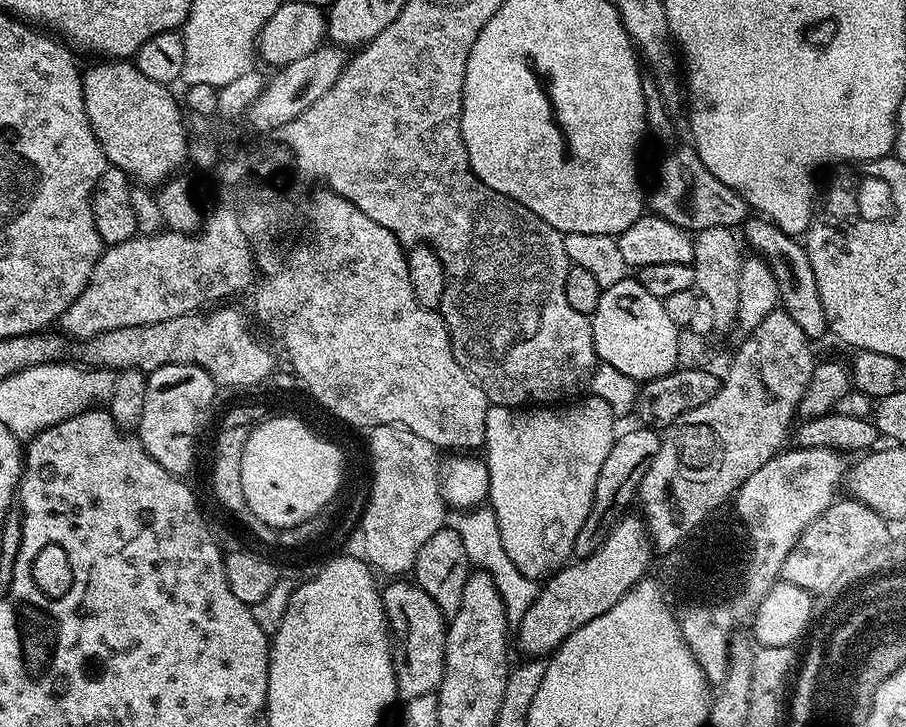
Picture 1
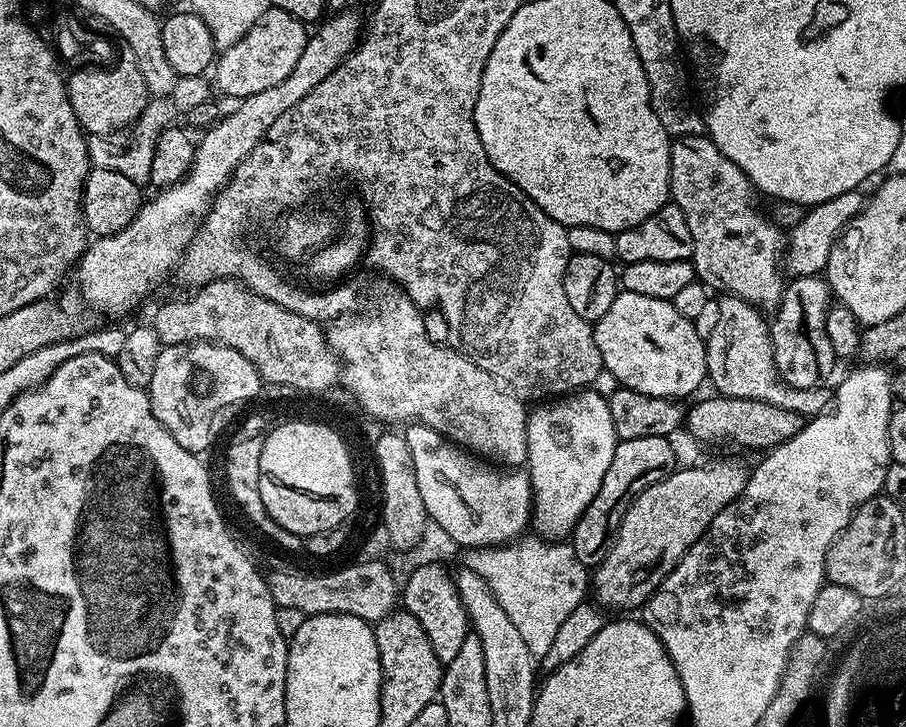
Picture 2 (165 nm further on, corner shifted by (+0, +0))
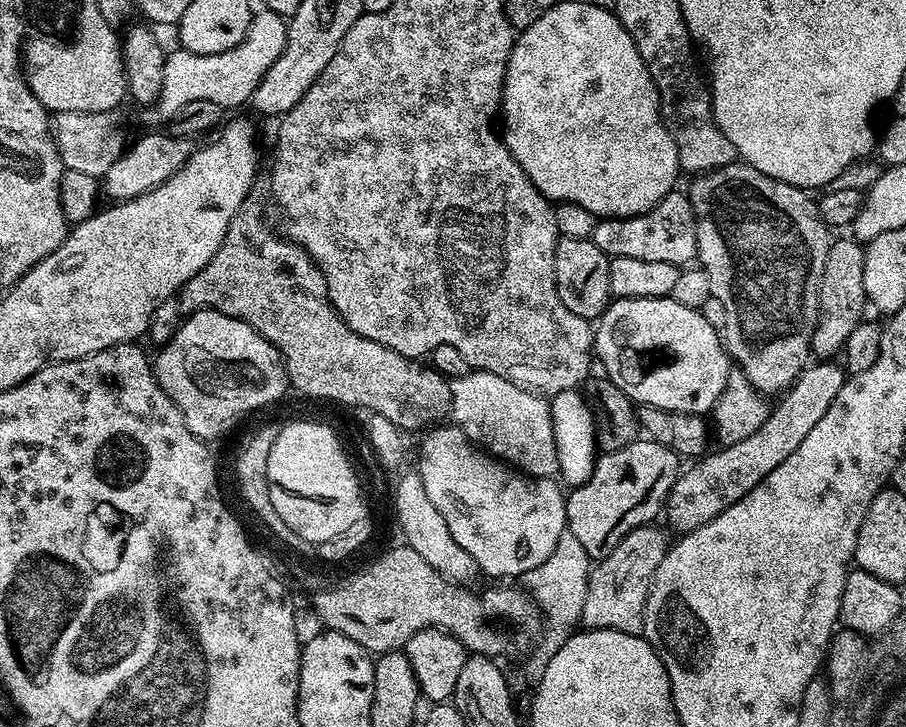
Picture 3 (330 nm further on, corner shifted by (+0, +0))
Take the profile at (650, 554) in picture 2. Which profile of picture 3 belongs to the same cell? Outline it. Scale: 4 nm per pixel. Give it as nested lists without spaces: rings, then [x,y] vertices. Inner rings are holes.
[[[809,363],[792,387],[775,401],[766,422],[762,422],[750,438],[717,447],[717,452],[709,451],[681,471],[666,501],[667,527],[677,528],[680,534],[692,532],[698,526],[706,526],[706,522],[718,518],[722,510],[734,506],[734,502],[750,494],[750,490],[754,490],[754,486],[758,486],[770,470],[782,466],[782,462],[786,462],[786,458],[802,446],[806,434],[818,426],[822,414],[830,410],[830,402],[838,398],[838,390],[842,390],[845,379],[845,369],[839,363]]]

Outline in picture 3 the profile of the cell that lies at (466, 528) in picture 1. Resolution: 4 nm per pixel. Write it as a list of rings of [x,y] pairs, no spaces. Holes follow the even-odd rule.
[[[565,529],[559,536],[553,554],[550,554],[546,562],[542,566],[529,568],[521,575],[520,580],[523,582],[521,585],[541,608],[542,619],[541,640],[523,661],[524,678],[529,683],[529,687],[535,688],[542,682],[550,658],[558,652],[579,625],[591,569],[591,557],[579,544],[578,538]]]

